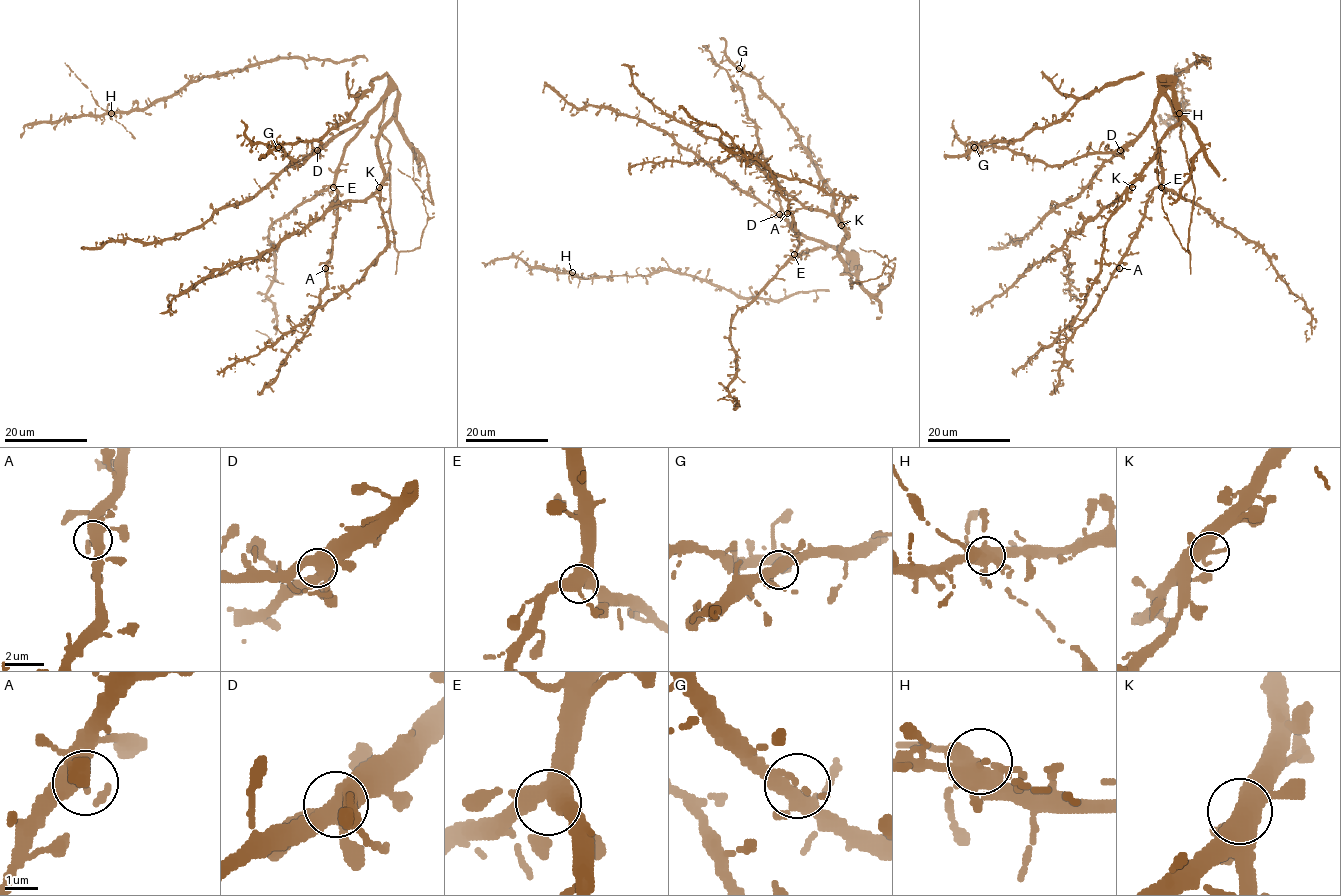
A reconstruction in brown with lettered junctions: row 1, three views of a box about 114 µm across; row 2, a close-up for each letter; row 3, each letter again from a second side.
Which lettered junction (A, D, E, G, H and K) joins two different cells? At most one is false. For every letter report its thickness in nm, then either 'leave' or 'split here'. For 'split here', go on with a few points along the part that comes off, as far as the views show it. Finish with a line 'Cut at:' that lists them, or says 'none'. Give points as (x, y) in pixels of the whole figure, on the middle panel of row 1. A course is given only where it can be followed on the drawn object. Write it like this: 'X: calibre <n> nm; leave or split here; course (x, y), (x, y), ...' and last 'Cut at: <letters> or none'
A: calibre 400 nm; leave
D: calibre 460 nm; leave
E: calibre 400 nm; leave
G: calibre 360 nm; leave
H: calibre 400 nm; leave
K: calibre 380 nm; leave
Cut at: none

